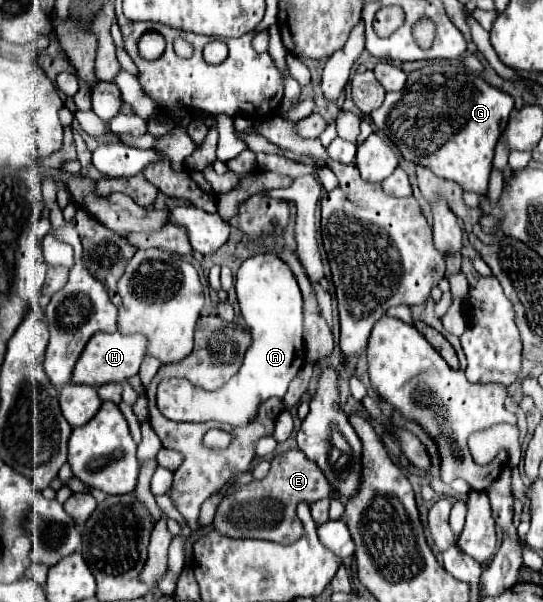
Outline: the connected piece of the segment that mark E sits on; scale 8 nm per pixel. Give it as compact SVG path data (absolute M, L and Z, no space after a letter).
M289 450L271 460L271 472L263 480L249 482L247 486L239 488L233 496L223 498L215 514L213 526L229 538L259 538L269 542L291 544L303 534L301 522L295 514L297 504L311 504L321 498L329 498L329 494L329 482L325 480L317 464L309 462L301 450Z

